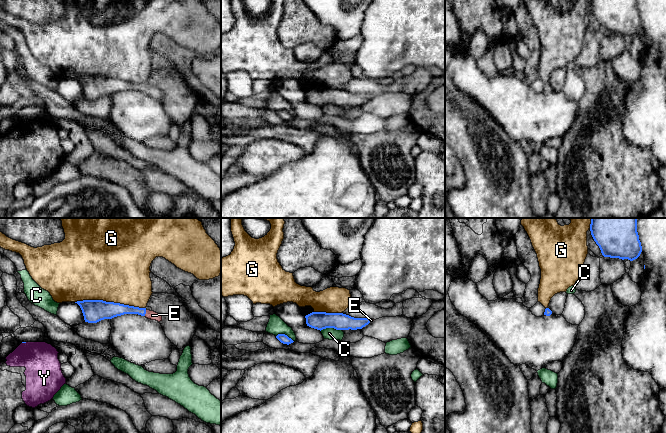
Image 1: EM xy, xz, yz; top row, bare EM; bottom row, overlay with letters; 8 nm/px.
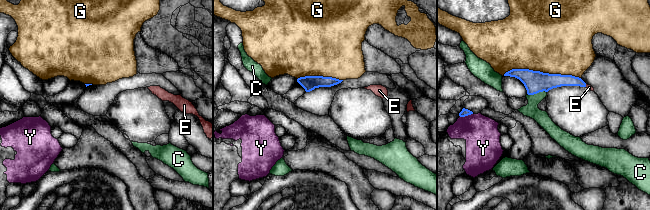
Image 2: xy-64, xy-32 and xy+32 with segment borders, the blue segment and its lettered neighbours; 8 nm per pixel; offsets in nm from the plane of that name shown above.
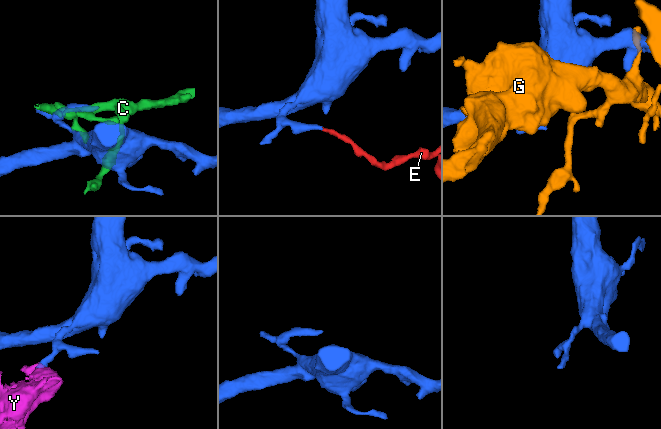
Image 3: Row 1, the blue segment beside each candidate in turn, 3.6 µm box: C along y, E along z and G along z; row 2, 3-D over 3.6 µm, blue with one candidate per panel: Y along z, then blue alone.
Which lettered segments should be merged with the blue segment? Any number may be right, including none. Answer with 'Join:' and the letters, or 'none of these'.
Join: E

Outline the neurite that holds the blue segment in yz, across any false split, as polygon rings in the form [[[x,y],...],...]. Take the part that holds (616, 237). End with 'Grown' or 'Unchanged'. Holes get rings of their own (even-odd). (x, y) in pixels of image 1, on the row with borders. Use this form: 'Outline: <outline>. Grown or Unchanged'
Outline: [[[591,218],[590,231],[604,257],[633,261],[642,252],[637,218]]]. Unchanged

